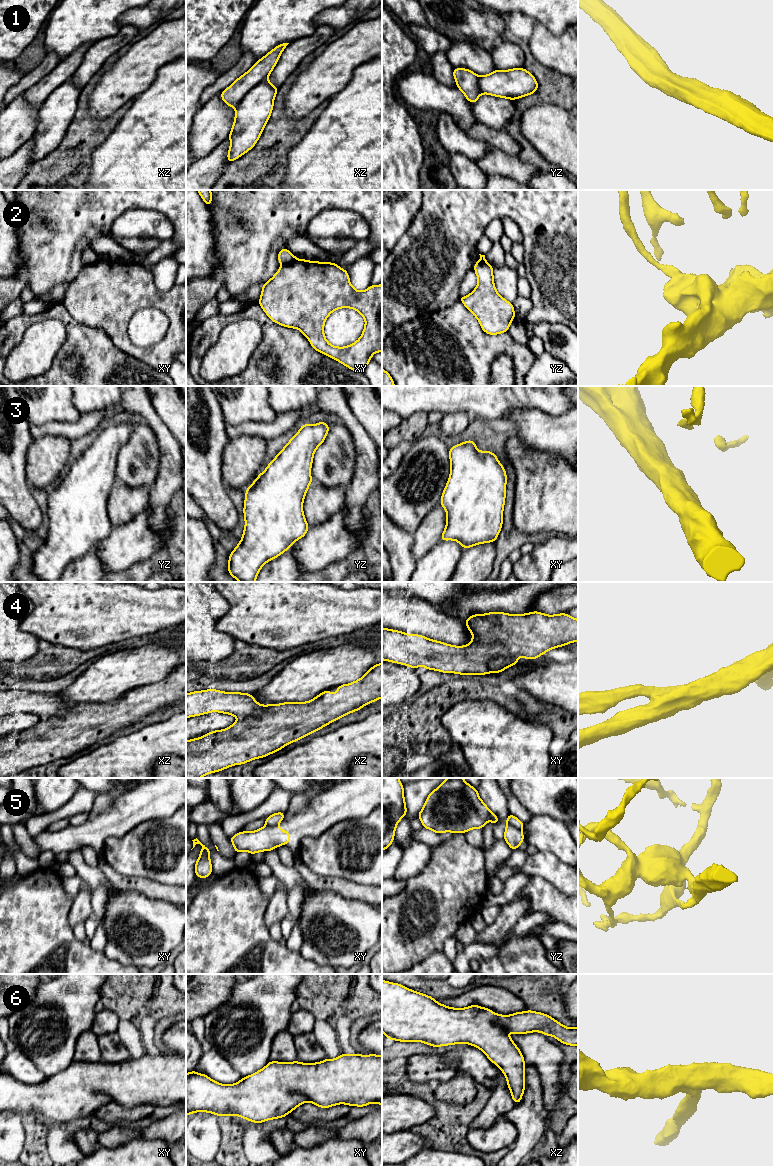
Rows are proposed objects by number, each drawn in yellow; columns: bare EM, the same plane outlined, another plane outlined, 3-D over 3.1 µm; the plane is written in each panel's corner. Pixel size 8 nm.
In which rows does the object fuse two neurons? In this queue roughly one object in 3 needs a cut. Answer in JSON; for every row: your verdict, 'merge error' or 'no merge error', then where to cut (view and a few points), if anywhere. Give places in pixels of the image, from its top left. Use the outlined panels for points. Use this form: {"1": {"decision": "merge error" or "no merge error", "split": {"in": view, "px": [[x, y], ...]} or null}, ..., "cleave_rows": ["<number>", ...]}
{"1": {"decision": "merge error", "split": {"in": "xz", "px": [[266, 78], [255, 85], [243, 97], [236, 108]]}}, "2": {"decision": "merge error", "split": {"in": "xy", "px": [[295, 259], [282, 265]]}}, "3": {"decision": "no merge error", "split": null}, "4": {"decision": "no merge error", "split": null}, "5": {"decision": "merge error", "split": {"in": "yz", "px": [[507, 823], [519, 829]]}}, "6": {"decision": "no merge error", "split": null}, "cleave_rows": ["1", "2", "5"]}

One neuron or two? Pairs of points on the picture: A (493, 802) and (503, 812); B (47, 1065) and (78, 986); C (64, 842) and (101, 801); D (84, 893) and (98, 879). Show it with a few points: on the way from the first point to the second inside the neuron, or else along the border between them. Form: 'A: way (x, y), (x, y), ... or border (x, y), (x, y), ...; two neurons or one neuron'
A: way (495, 804), (501, 810); one neuron
B: way (66, 1045), (71, 1030), (71, 1006); one neuron
C: border (109, 804), (100, 812), (89, 817); two neurons
D: border (84, 883), (91, 890); two neurons

